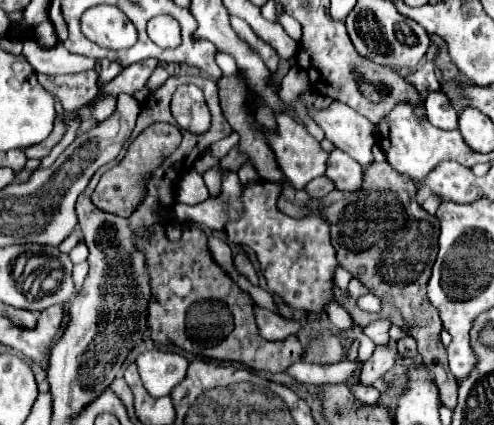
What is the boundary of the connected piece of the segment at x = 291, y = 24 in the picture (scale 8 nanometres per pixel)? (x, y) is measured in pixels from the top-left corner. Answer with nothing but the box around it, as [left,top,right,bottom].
[278,14,300,40]

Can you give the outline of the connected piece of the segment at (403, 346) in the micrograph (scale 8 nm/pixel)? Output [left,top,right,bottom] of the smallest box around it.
[398,338,418,358]

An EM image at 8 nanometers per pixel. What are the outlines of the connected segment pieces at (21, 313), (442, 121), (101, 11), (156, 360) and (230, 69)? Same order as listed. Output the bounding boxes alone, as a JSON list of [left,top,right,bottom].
[[13,309,36,327],[424,92,458,130],[82,6,136,50],[136,350,188,398],[216,52,238,76]]

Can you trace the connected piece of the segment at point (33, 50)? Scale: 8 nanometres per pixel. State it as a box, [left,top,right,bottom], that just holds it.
[22,36,94,76]

